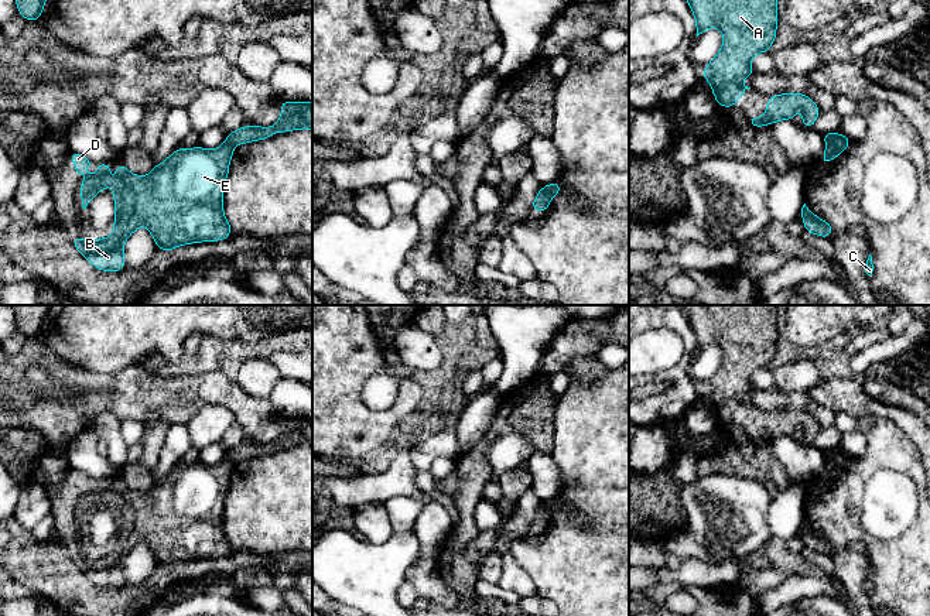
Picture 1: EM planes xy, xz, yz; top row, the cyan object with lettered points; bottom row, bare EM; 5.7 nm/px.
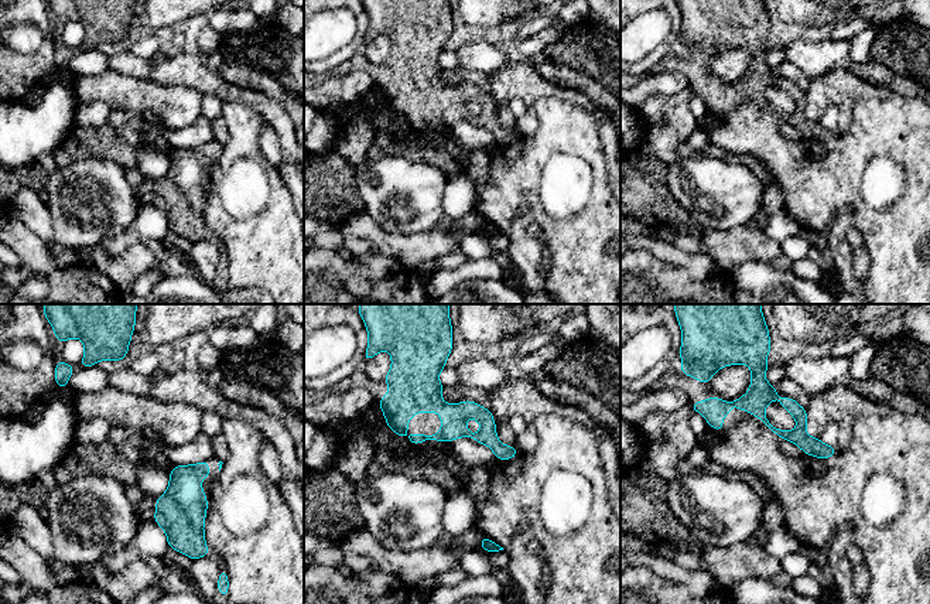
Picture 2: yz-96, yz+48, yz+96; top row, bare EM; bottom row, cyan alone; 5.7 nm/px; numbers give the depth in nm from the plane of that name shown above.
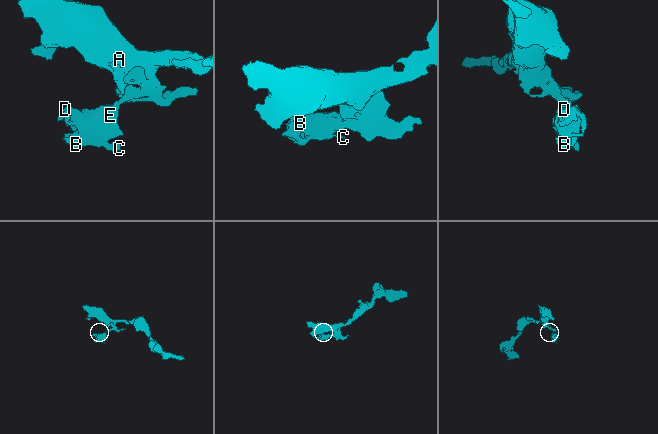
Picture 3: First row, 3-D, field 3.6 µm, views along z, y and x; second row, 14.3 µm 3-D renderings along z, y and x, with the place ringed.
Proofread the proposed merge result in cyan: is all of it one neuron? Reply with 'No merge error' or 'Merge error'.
Merge error

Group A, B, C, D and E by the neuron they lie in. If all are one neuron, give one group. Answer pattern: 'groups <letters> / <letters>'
groups A / B C D E

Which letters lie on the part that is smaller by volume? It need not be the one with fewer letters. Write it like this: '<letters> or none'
B, C, D, E

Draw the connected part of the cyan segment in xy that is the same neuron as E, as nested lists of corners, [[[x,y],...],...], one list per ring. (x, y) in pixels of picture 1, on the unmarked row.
[[[228,458],[215,466],[179,465],[164,479],[154,482],[154,486],[146,493],[131,490],[119,479],[117,490],[110,500],[107,497],[110,480],[95,480],[82,470],[69,469],[68,473],[75,480],[76,492],[83,492],[89,480],[99,483],[99,489],[85,493],[79,503],[82,524],[86,526],[90,516],[106,503],[113,506],[116,520],[114,544],[110,554],[72,555],[72,561],[96,585],[122,588],[124,585],[124,558],[139,543],[146,543],[153,551],[157,565],[167,568],[182,561],[228,555],[230,540],[223,533],[223,504],[232,470],[233,462]]]

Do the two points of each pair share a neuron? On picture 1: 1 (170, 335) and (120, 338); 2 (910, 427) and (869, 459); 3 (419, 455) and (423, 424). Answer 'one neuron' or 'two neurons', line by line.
1: one neuron
2: two neurons
3: two neurons

